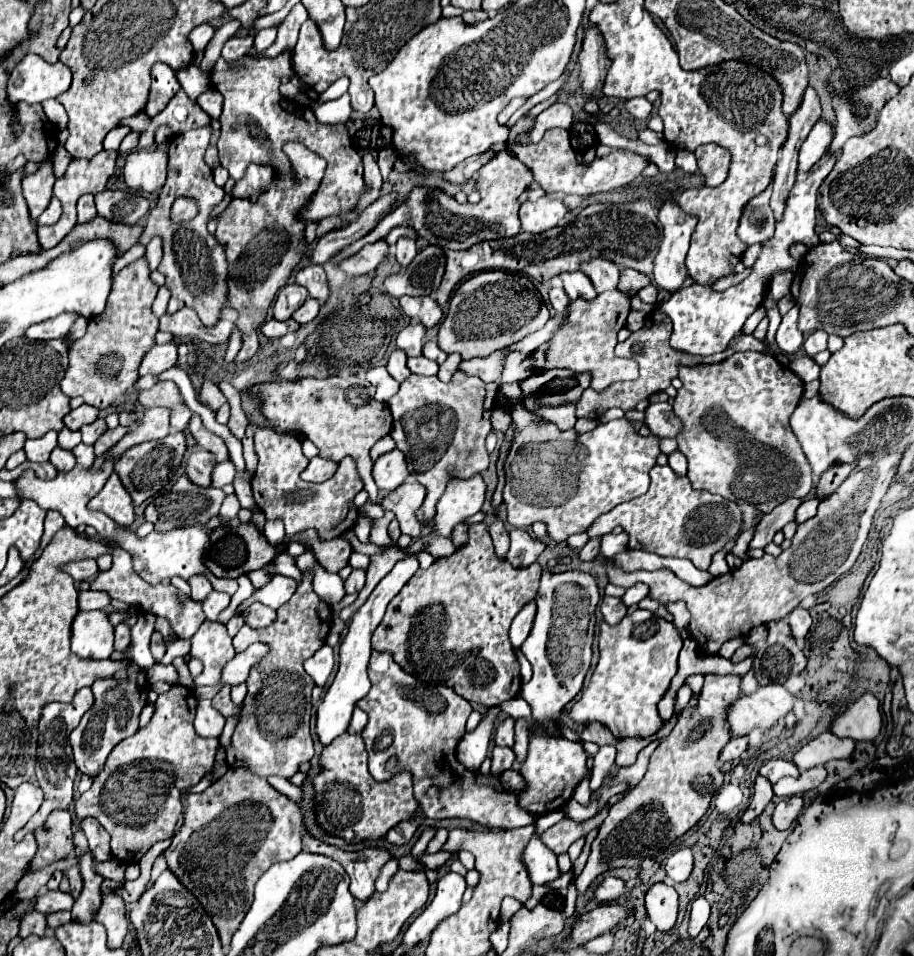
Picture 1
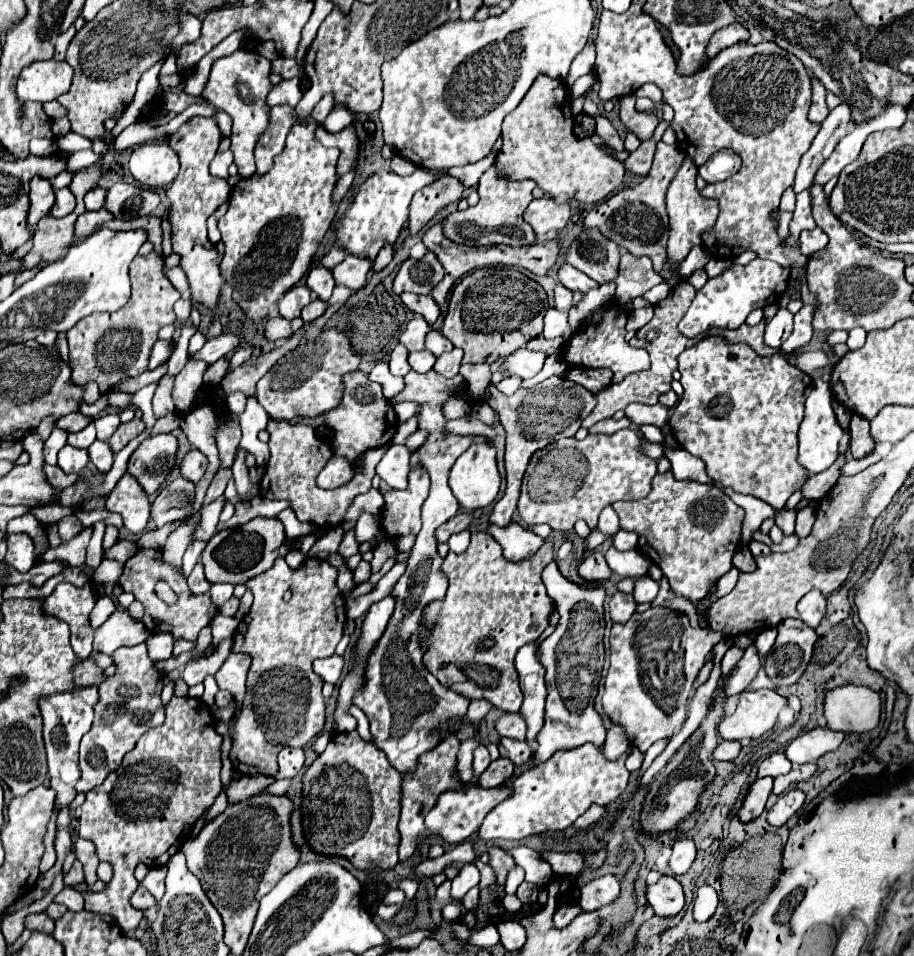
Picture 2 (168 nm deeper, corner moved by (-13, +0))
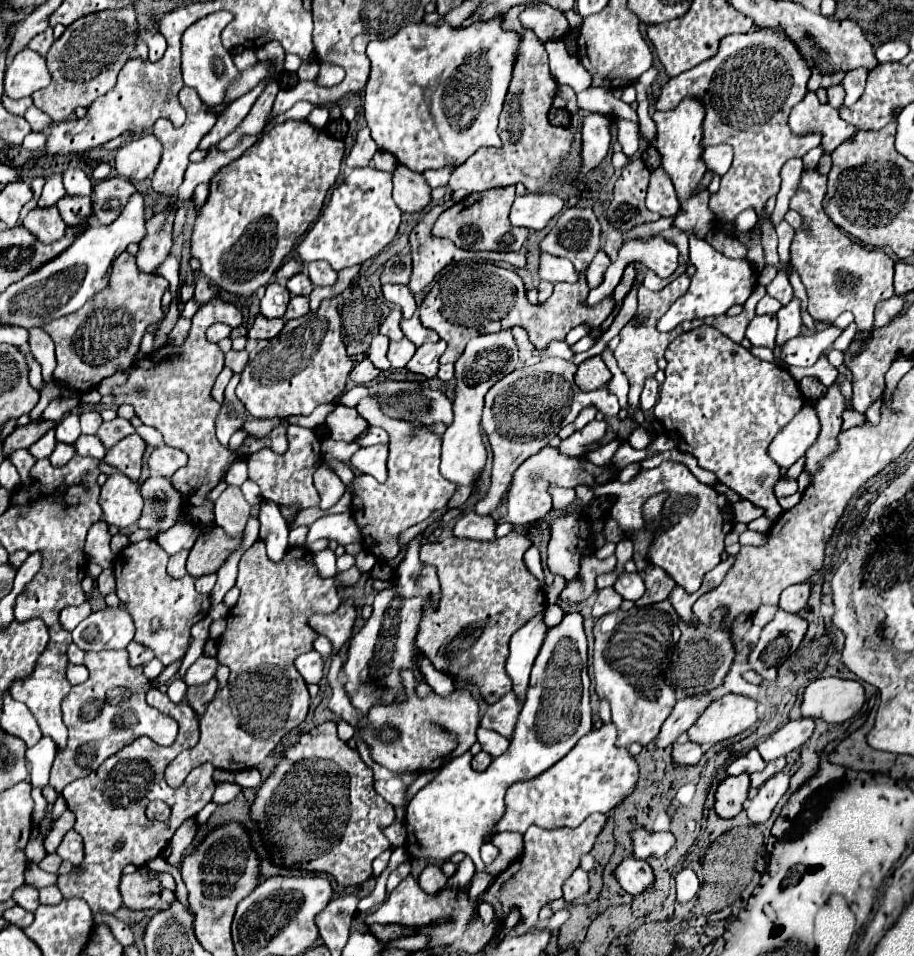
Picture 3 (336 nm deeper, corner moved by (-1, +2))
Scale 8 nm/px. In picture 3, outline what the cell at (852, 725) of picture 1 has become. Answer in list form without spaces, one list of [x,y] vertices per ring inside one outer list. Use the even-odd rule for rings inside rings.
[[[820,677],[804,691],[802,717],[844,723],[864,709],[864,687],[858,681],[840,677]]]

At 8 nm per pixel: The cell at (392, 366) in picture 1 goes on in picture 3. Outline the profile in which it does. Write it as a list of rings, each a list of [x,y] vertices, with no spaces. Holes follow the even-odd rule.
[[[376,335],[372,345],[370,345],[370,351],[368,351],[368,359],[380,369],[380,371],[386,371],[390,369],[390,361],[388,361],[388,337],[384,335]]]

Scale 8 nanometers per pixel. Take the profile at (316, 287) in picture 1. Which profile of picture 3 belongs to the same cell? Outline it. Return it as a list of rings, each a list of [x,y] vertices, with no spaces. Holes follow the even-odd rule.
[[[298,273],[298,275],[290,277],[286,287],[288,287],[290,295],[310,295],[314,289],[314,283],[310,281],[310,277],[306,273]]]

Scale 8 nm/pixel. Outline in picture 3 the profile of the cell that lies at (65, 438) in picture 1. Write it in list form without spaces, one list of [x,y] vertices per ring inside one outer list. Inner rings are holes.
[[[66,415],[58,423],[58,427],[56,427],[56,441],[74,445],[78,437],[80,437],[80,421],[78,421],[78,415]]]

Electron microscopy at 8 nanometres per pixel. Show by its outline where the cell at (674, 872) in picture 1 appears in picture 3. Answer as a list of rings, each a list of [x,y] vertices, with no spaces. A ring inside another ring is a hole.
[[[636,829],[632,839],[634,839],[634,853],[636,853],[638,859],[664,857],[676,843],[676,839],[674,839],[674,835],[670,831],[648,833],[644,829]]]

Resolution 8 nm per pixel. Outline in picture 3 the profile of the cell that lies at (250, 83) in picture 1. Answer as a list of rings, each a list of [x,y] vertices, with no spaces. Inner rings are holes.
[[[228,11],[210,13],[202,19],[198,19],[190,29],[186,29],[182,37],[182,75],[184,85],[198,91],[200,99],[210,107],[220,107],[226,101],[226,91],[234,79],[240,77],[240,71],[234,65],[232,55],[222,47],[220,43],[220,29],[226,25],[226,21],[232,21],[232,15]],[[220,23],[220,27],[216,27]]]

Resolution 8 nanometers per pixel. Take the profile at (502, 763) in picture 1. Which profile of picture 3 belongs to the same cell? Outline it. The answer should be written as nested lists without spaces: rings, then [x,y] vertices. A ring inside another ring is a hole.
[[[478,729],[478,743],[482,745],[482,749],[486,753],[490,753],[492,757],[498,757],[502,753],[506,753],[506,749],[510,747],[510,739],[502,737],[500,733],[494,733],[494,731],[488,731],[488,729]]]

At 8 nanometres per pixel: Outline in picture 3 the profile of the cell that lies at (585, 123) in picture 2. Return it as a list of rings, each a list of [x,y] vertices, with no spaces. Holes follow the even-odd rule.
[[[552,109],[550,123],[560,125],[560,127],[570,127],[570,113],[566,109]]]

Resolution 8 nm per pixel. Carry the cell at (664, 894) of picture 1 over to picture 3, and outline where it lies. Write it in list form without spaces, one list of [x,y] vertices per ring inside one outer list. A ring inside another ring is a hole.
[[[628,857],[618,865],[614,875],[618,883],[622,885],[622,889],[634,897],[648,891],[654,885],[654,873],[648,861],[638,861],[638,859]]]

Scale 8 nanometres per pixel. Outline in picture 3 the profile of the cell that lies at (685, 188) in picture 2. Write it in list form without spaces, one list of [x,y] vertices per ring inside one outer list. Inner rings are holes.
[[[684,99],[674,111],[656,111],[652,119],[658,127],[656,149],[662,157],[660,165],[664,173],[672,179],[680,201],[680,209],[674,217],[674,227],[688,235],[698,235],[698,239],[704,239],[714,223],[714,215],[710,215],[708,209],[708,197],[710,197],[708,189],[698,189],[706,173],[706,165],[700,159],[702,153],[700,139],[702,139],[702,119],[704,119],[702,103],[698,103],[696,99]]]

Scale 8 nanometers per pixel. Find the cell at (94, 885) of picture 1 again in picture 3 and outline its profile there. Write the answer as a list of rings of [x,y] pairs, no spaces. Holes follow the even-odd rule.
[[[72,829],[64,835],[58,851],[56,851],[64,861],[70,861],[72,865],[78,865],[82,863],[84,859],[84,843],[82,843],[82,837]]]

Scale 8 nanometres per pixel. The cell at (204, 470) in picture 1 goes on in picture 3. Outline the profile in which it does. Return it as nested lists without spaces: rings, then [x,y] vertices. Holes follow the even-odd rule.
[[[162,445],[158,449],[154,449],[154,453],[148,459],[150,471],[154,475],[162,475],[162,477],[172,477],[180,467],[184,467],[188,463],[188,457],[184,451]]]

